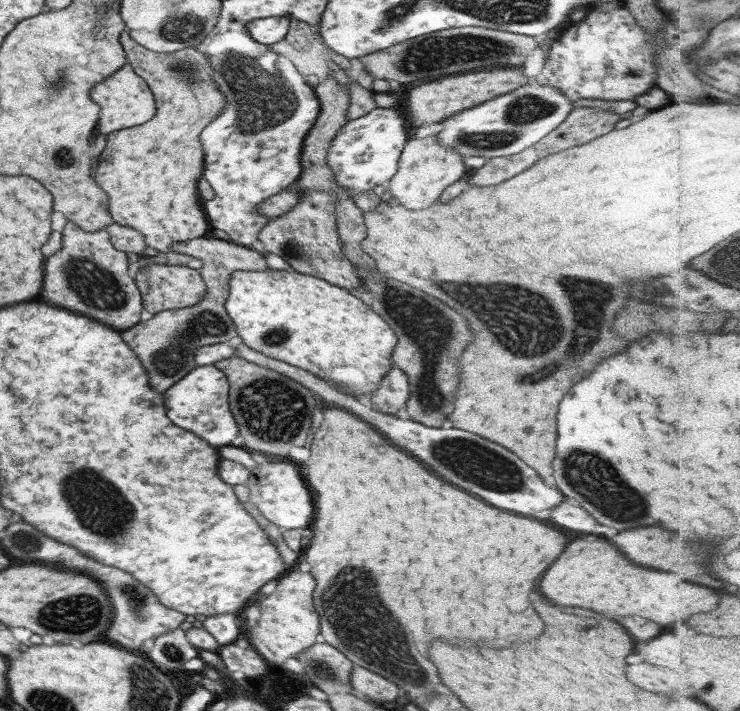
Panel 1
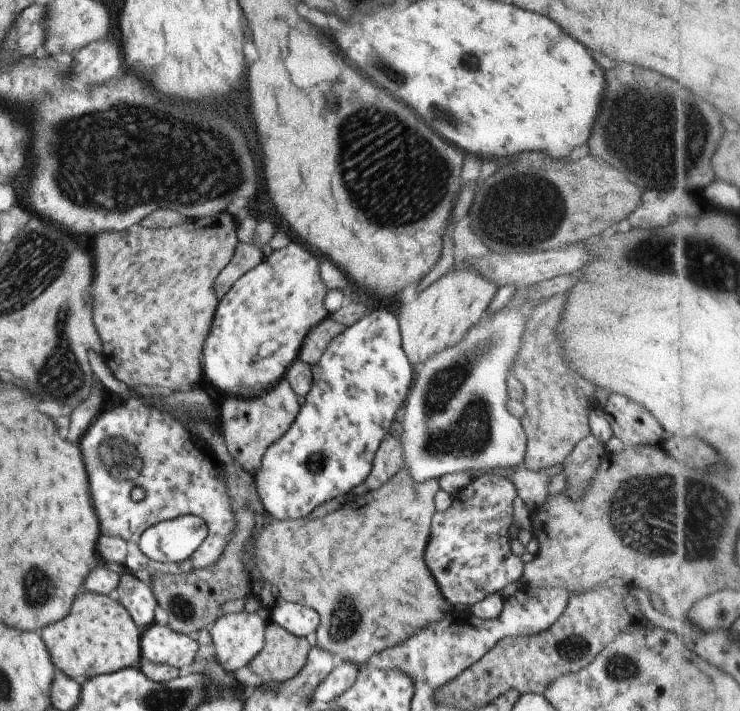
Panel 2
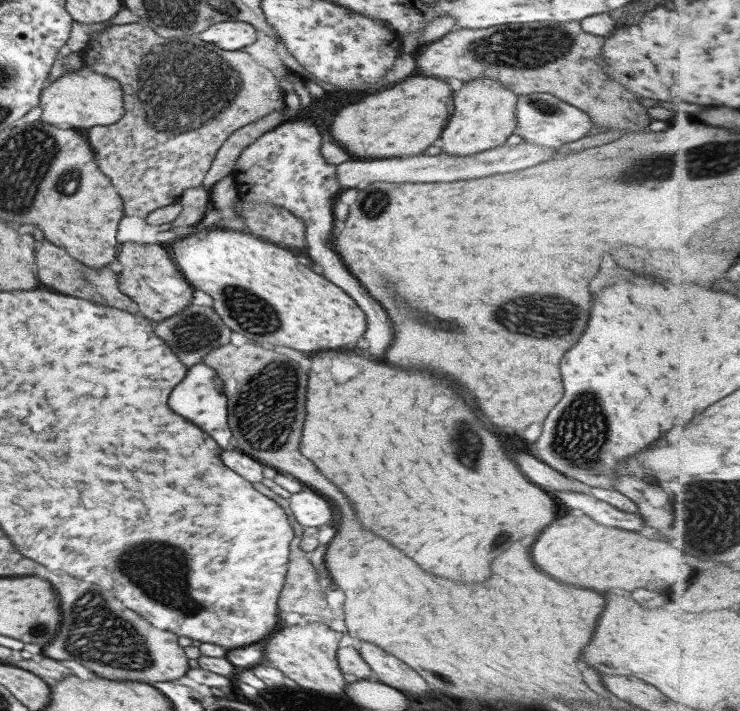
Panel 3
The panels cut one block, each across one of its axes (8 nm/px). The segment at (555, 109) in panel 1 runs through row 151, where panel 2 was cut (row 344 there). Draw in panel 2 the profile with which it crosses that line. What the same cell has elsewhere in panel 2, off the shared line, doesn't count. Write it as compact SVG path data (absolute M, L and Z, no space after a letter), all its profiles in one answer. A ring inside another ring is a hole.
M513 296L513 300L508 300L507 304L495 312L483 313L482 318L479 319L471 328L467 331L467 334L463 336L461 342L457 342L455 346L447 348L447 350L441 350L437 354L431 354L425 362L417 364L413 369L413 384L411 384L411 390L405 398L405 404L401 408L401 438L398 442L402 453L403 467L401 470L405 470L408 478L414 484L422 484L430 479L438 480L440 477L456 472L471 471L476 474L488 472L491 468L512 468L514 466L521 467L524 455L526 454L526 435L523 431L520 420L513 417L505 408L509 396L507 396L507 378L510 376L511 364L515 360L515 356L519 354L519 346L521 346L521 334L523 334L523 326L527 321L527 316L531 312L532 306L537 303L530 303L529 300L525 300L523 296Z

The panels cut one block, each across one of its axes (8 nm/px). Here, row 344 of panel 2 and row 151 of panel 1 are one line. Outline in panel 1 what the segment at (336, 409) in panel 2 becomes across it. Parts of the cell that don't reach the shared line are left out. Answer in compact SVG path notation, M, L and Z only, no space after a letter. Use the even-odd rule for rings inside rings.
M375 107L367 114L347 120L341 126L335 138L331 140L326 152L326 163L334 174L334 181L351 197L356 194L370 192L374 186L385 186L388 180L395 174L400 152L403 150L406 141L409 139L407 132L407 120L403 118L405 114L399 108L379 108Z

